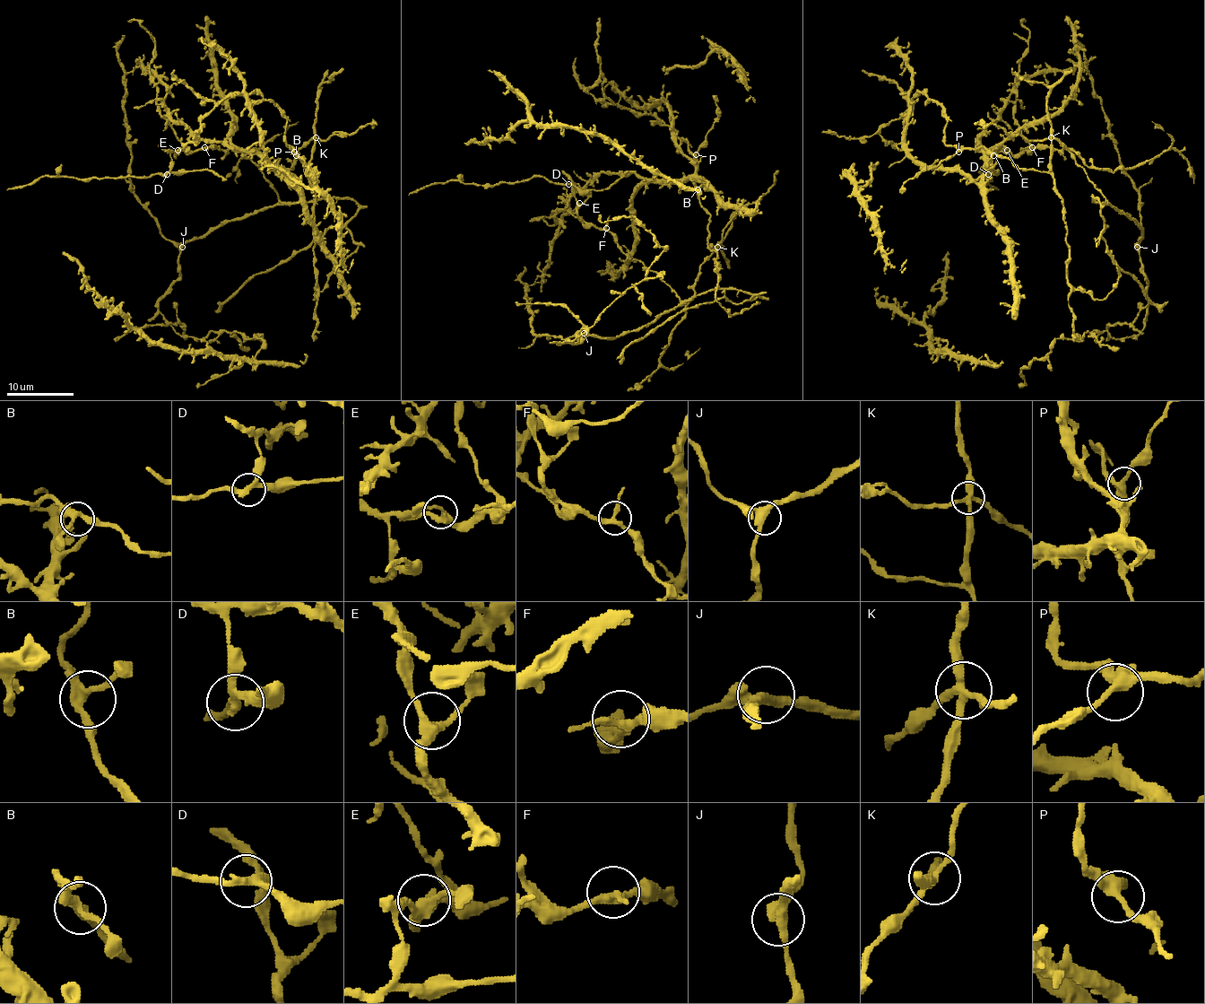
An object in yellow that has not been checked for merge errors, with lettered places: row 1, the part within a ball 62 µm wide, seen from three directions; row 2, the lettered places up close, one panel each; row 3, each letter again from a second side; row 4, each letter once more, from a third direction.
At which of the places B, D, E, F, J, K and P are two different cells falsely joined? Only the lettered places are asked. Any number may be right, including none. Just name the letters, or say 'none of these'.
D

